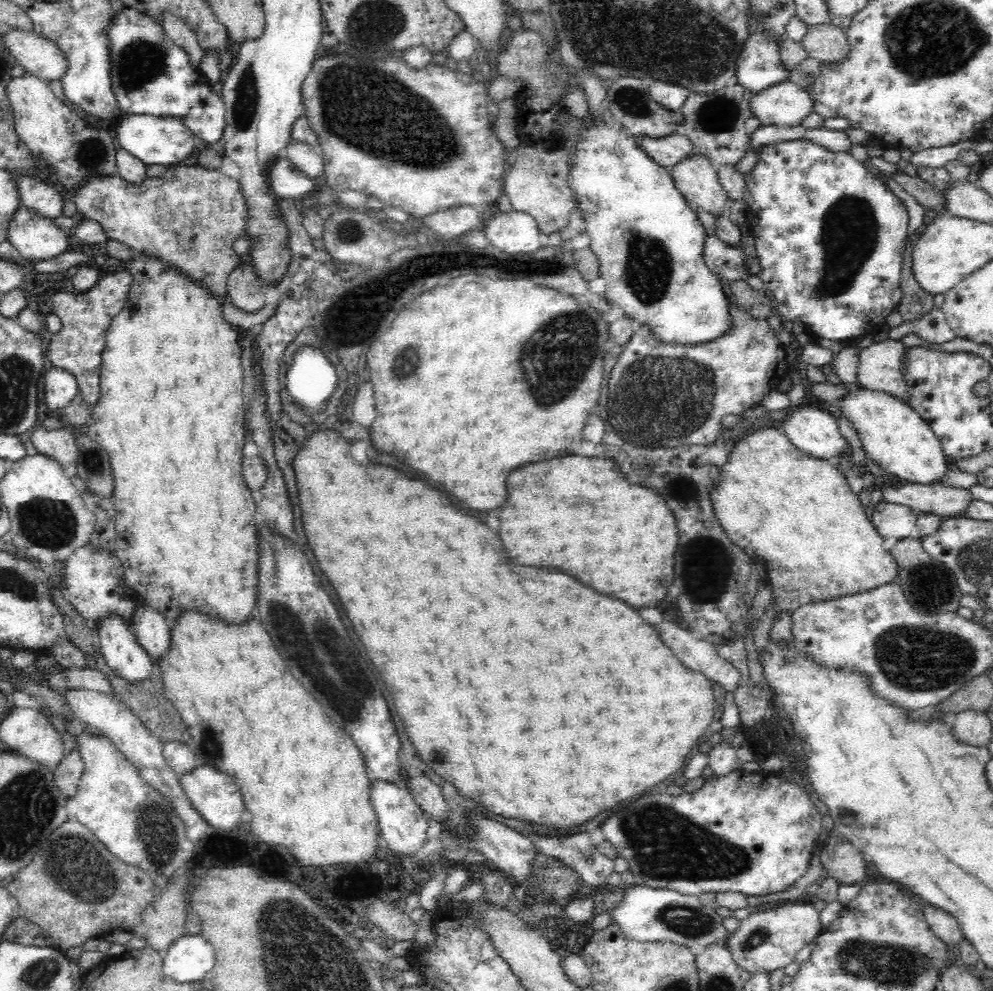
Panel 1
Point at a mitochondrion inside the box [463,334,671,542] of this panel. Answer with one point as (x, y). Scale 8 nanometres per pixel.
(629, 461)

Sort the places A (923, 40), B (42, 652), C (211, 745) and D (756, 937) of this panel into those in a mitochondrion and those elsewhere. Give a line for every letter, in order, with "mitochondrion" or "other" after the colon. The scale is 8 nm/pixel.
A: mitochondrion
B: other
C: mitochondrion
D: mitochondrion

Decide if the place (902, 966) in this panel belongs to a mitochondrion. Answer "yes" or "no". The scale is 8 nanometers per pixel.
yes

